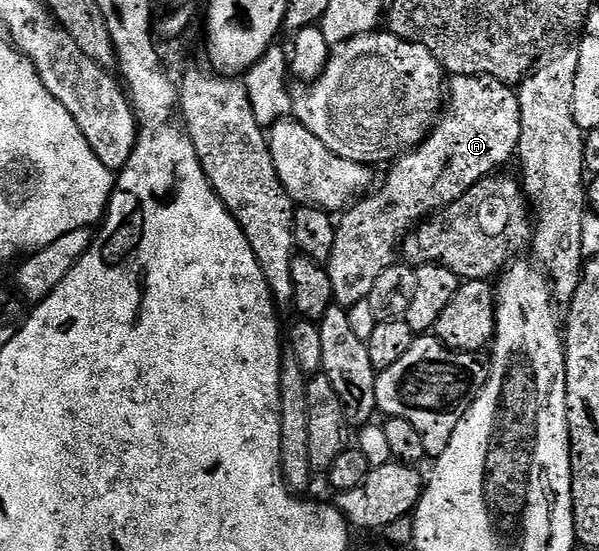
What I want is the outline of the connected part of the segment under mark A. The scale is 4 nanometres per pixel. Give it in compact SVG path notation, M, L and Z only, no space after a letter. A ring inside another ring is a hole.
M451 76L445 111L436 120L430 136L416 148L404 152L386 169L387 184L356 200L338 217L333 254L329 254L325 265L329 282L333 282L334 303L340 308L349 309L365 300L369 290L373 290L373 282L377 282L377 278L381 278L381 274L396 263L403 237L424 218L459 200L461 194L468 192L477 182L498 173L502 169L499 167L509 163L518 153L520 138L521 106L519 93L512 85L502 84L497 78L488 76Z

